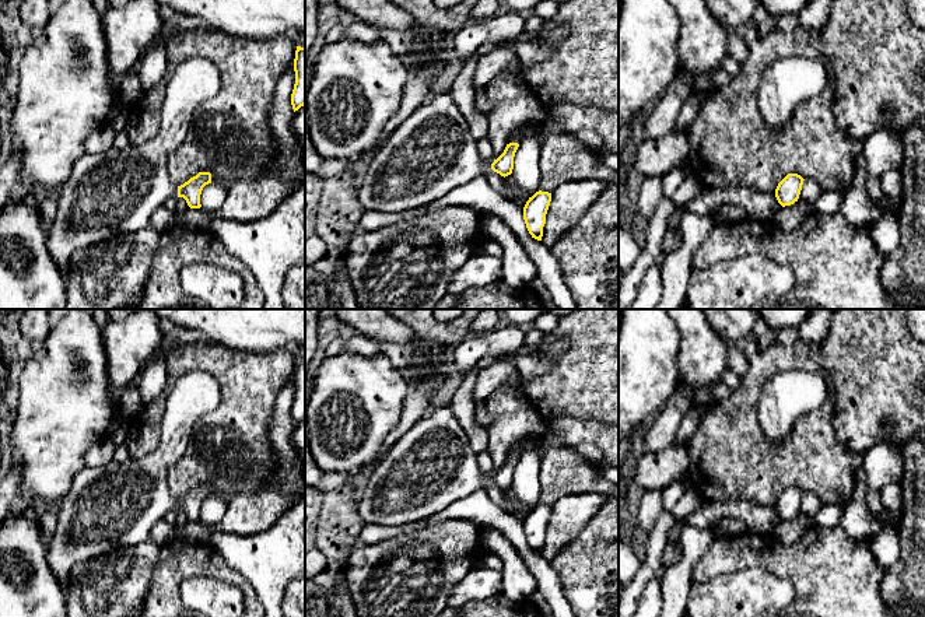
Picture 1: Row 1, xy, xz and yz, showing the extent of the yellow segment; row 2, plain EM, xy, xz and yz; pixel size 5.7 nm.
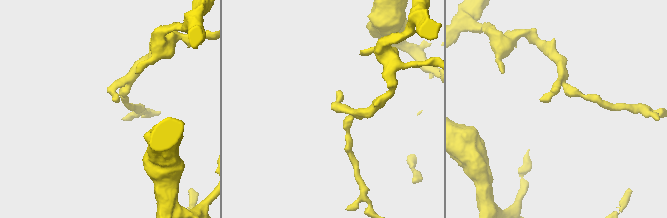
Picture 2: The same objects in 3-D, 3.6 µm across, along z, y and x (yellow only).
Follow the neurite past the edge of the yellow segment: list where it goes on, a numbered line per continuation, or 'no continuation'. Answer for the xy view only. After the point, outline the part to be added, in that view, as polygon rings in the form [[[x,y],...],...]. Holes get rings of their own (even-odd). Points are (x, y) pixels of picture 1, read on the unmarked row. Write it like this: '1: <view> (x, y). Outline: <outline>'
1: xy (115, 505). Outline: [[[185,374],[167,390],[161,438],[151,455],[130,458],[122,463],[111,460],[99,467],[85,466],[74,476],[73,485],[62,498],[53,539],[46,544],[46,561],[64,589],[77,564],[113,548],[150,541],[151,529],[169,511],[178,509],[178,501],[167,483],[167,470],[186,452],[195,423],[202,416],[213,413],[218,403],[220,385],[211,374]]]

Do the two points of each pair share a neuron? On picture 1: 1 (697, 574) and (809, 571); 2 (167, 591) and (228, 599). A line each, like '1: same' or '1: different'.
1: same
2: different

